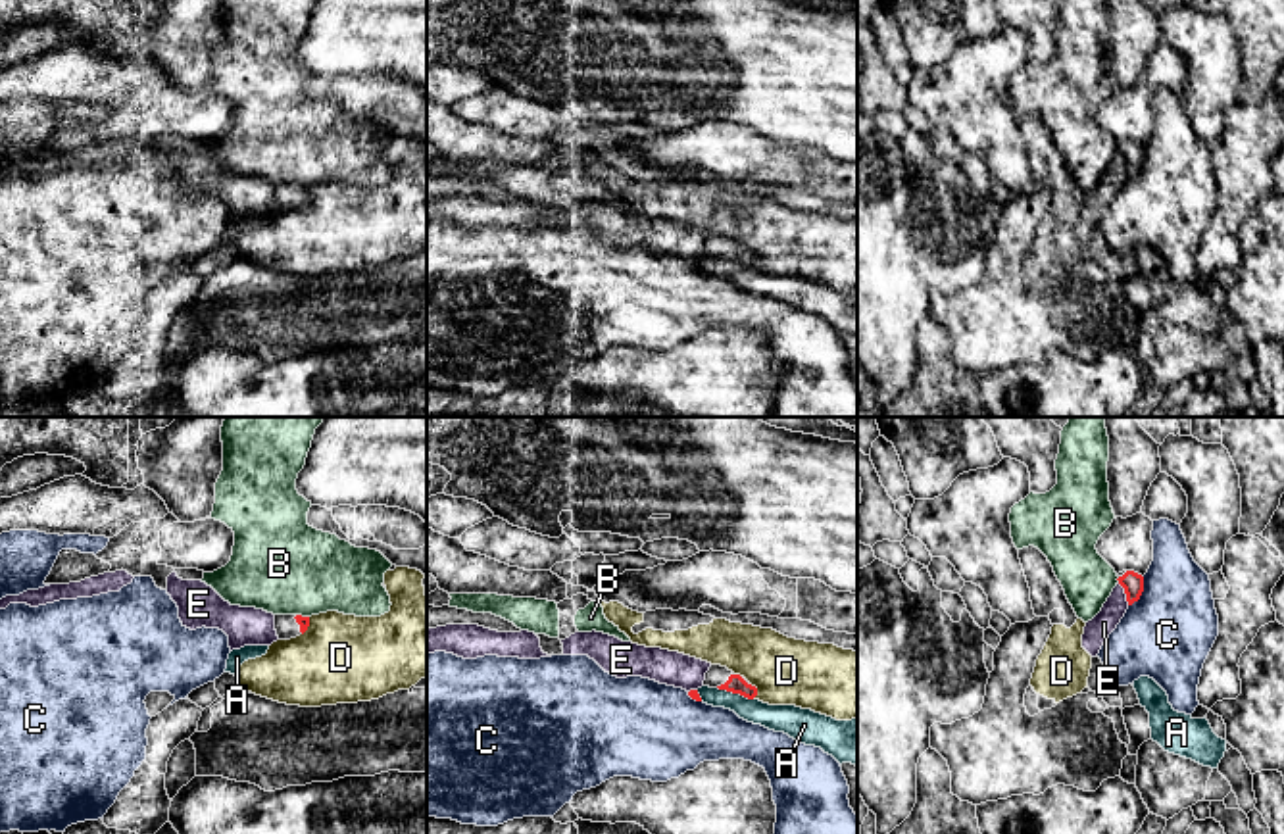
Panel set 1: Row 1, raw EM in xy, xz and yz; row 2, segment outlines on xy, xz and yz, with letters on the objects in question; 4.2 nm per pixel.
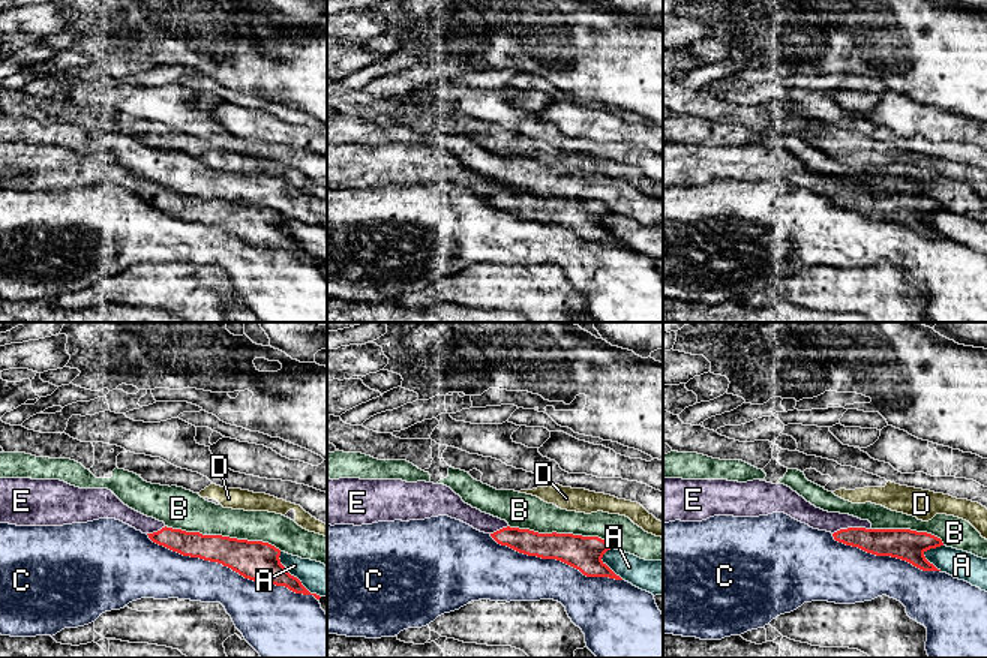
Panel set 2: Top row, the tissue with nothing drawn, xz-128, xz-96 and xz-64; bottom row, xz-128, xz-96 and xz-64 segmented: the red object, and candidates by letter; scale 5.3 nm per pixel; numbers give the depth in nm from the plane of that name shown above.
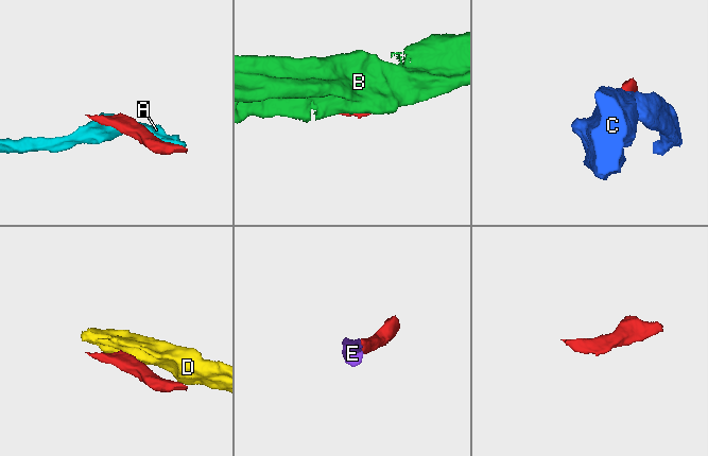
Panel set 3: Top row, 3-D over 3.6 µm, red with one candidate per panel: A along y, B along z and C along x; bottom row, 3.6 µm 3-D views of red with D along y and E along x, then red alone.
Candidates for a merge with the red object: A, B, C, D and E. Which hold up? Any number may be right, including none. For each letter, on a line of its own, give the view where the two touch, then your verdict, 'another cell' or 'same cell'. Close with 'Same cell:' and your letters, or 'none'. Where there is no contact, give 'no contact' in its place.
A: contact in xz; another cell
B: contact in yz; another cell
C: contact in yz; another cell
D: contact in xz; another cell
E: contact in yz; same cell
Same cell: E

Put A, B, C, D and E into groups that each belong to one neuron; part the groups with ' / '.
A / B / C / D / E

